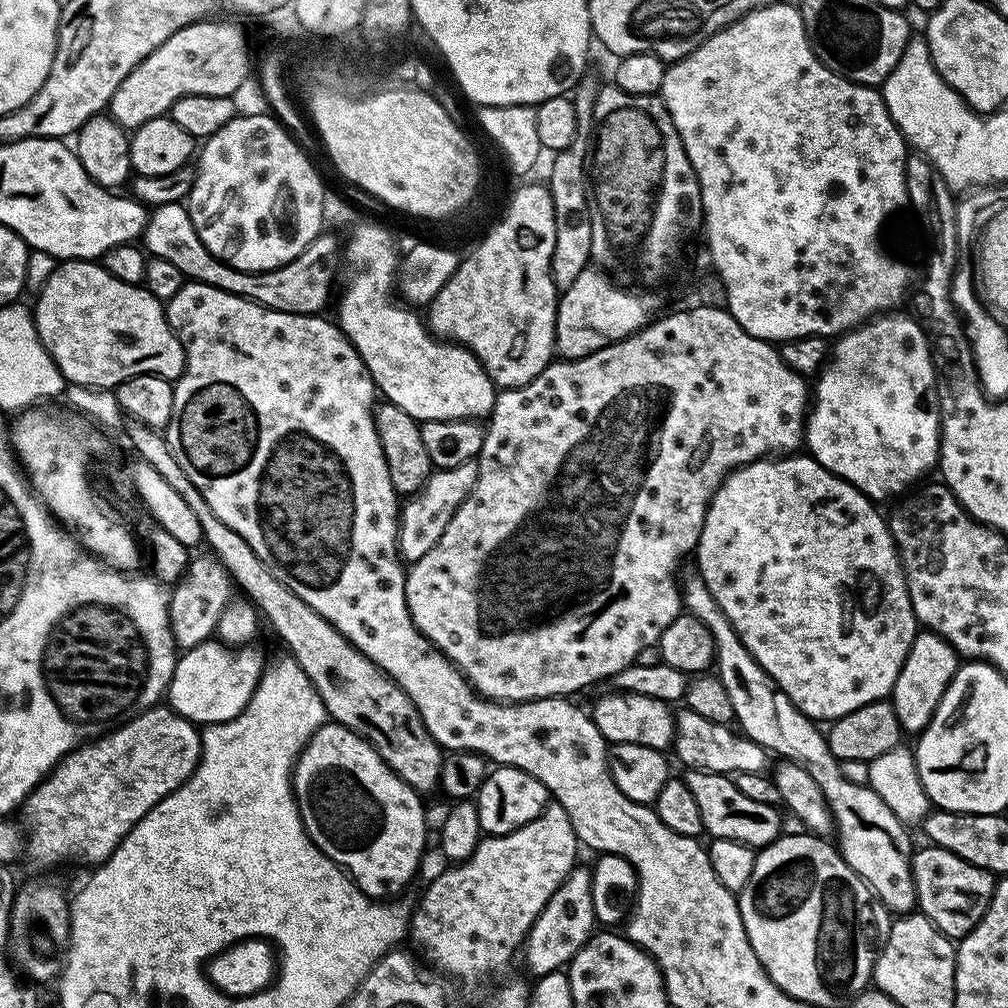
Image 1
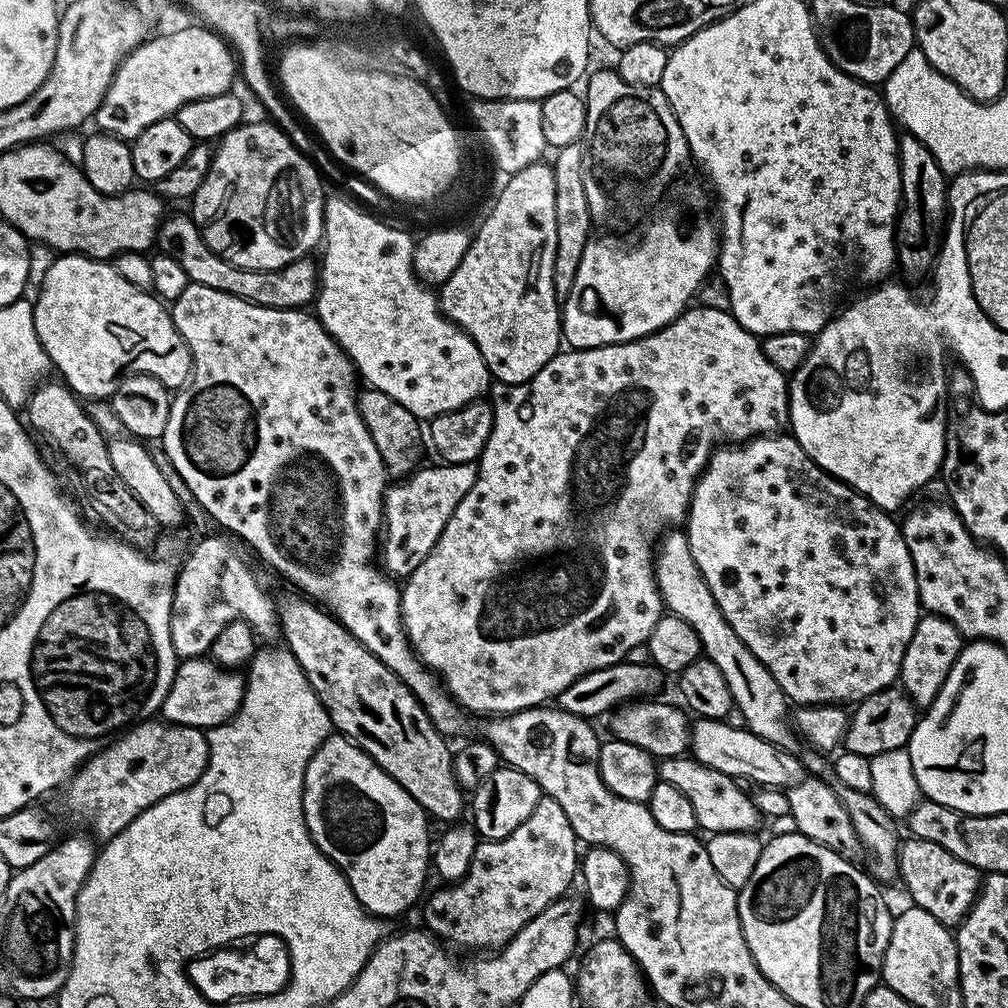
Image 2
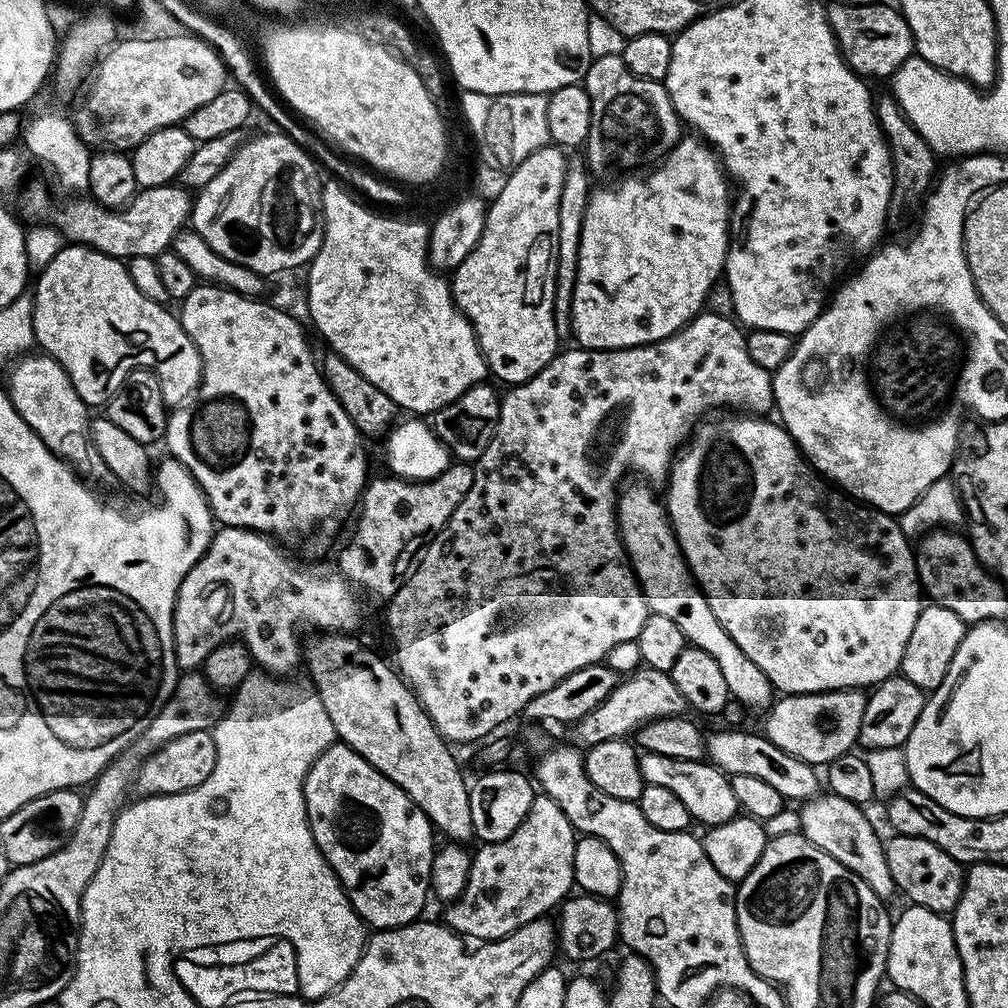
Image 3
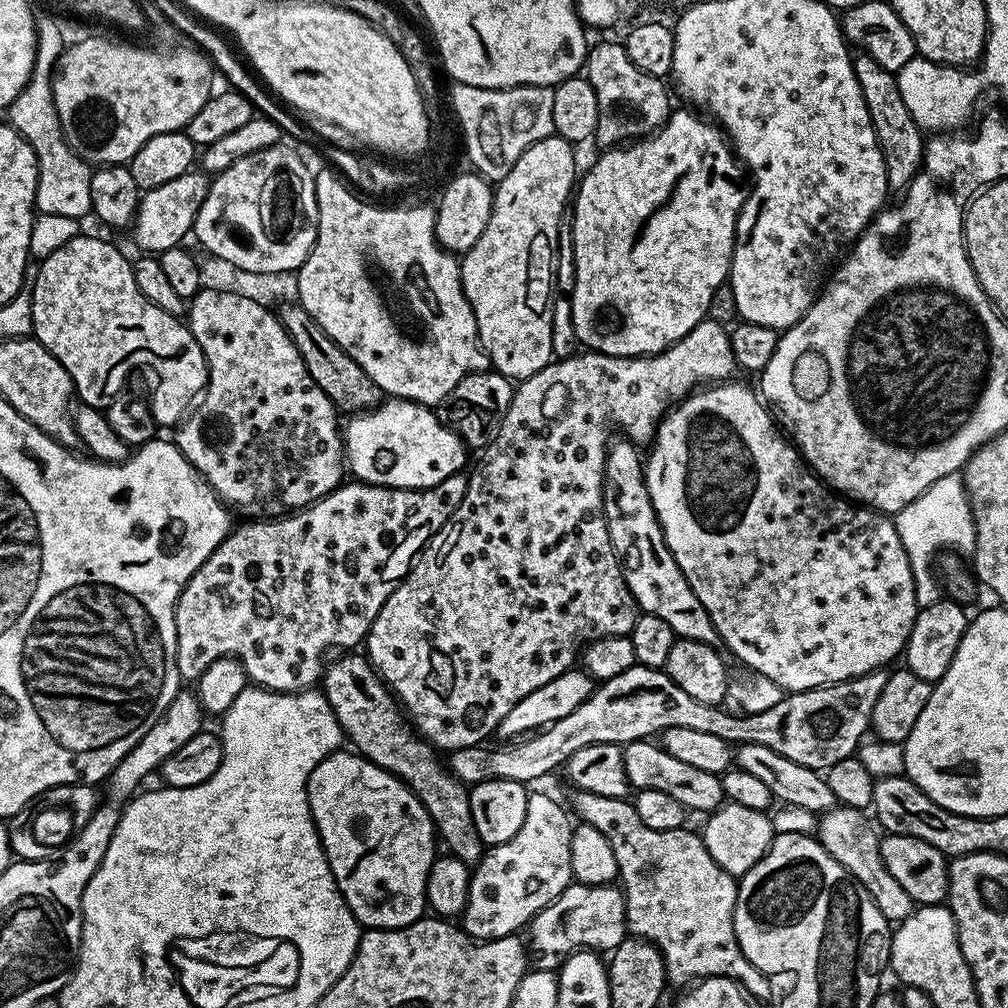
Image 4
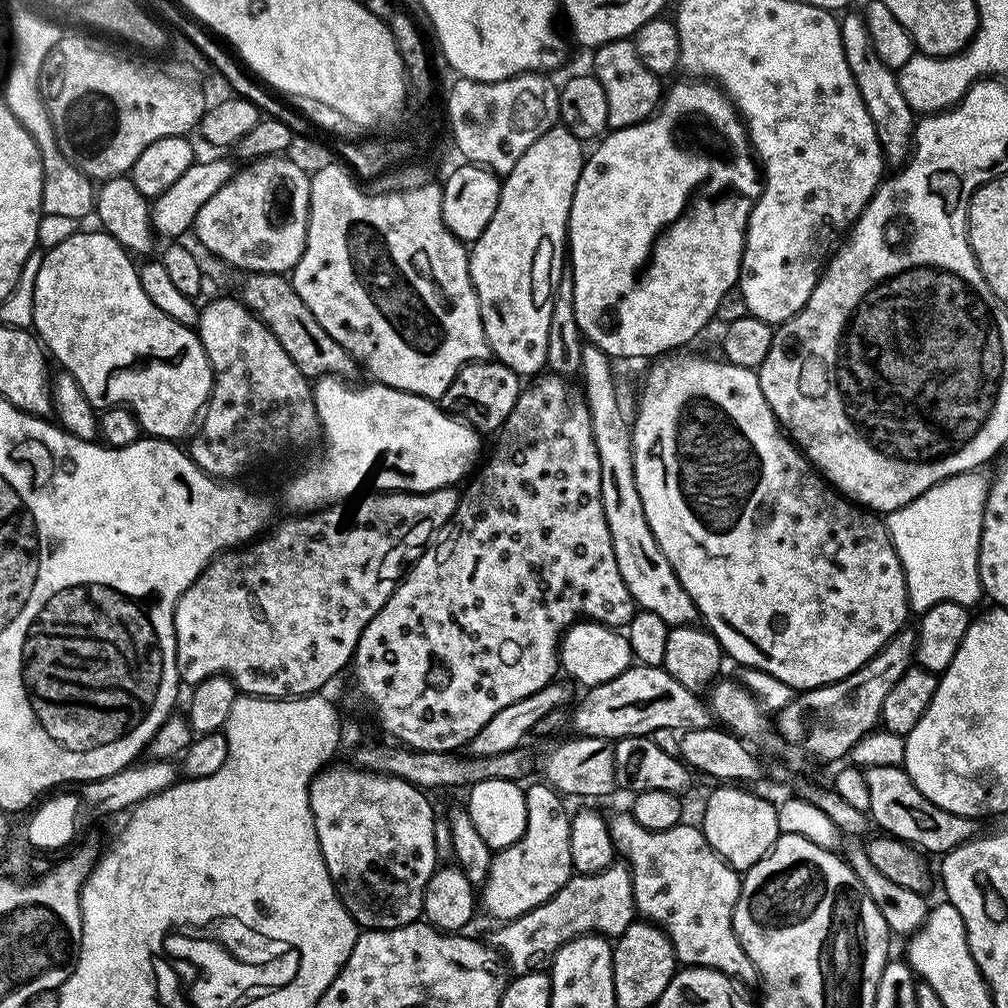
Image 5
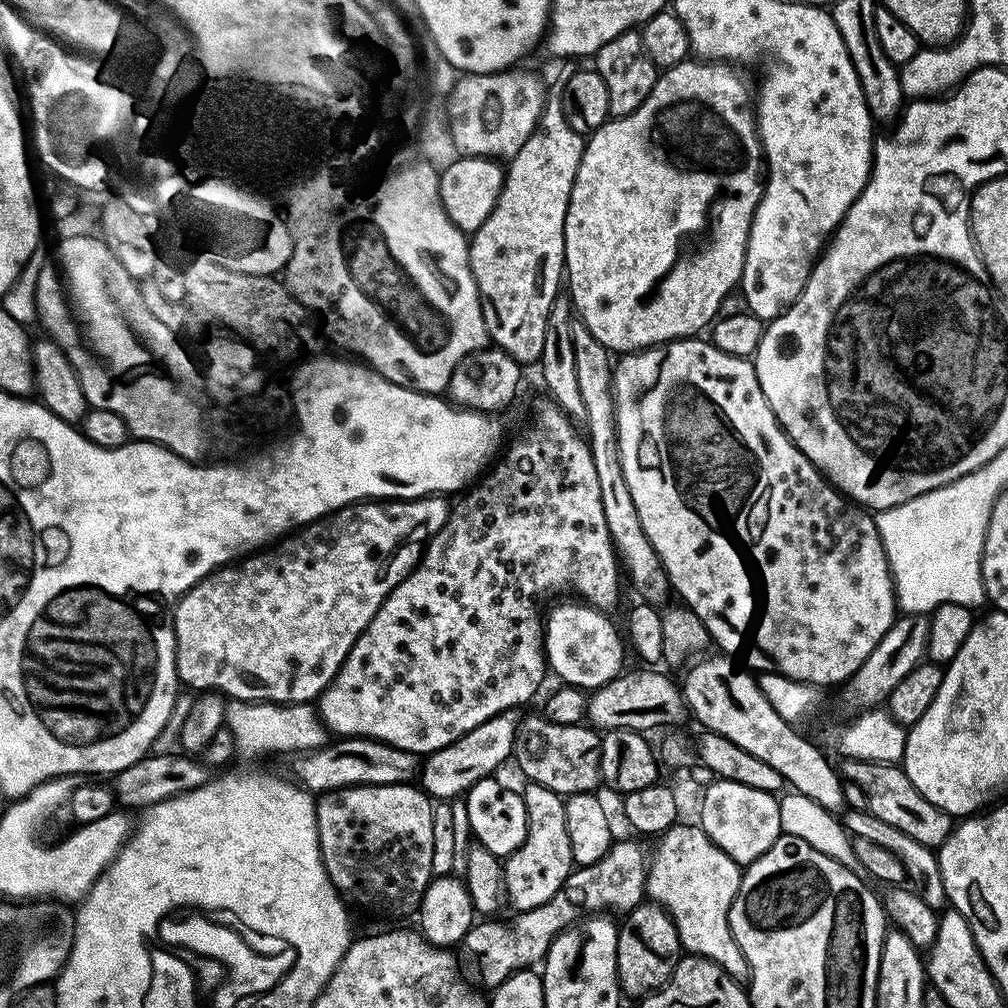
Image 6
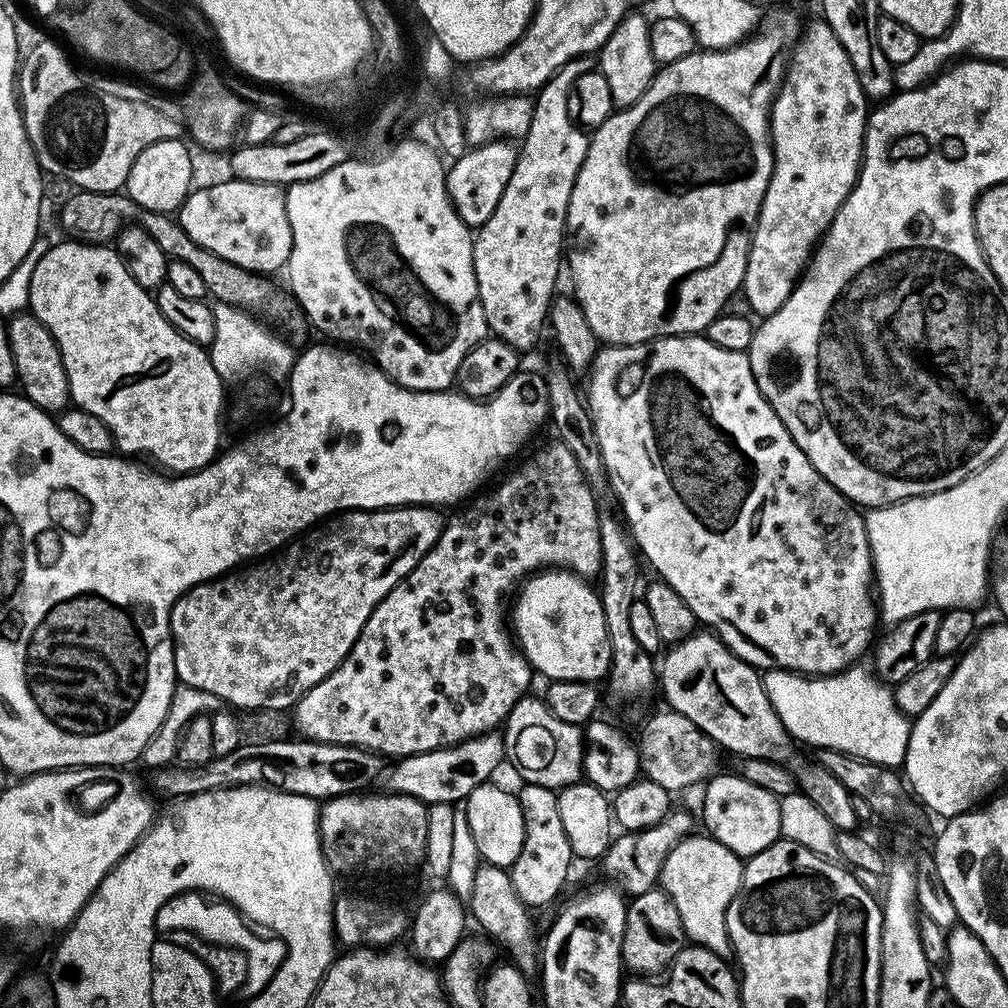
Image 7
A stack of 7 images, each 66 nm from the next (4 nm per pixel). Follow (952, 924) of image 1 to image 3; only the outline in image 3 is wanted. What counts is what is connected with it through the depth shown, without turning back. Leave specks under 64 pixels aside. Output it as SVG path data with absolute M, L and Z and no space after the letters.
M892 834L889 837L884 845L884 853L886 866L890 866L890 874L897 889L901 893L905 892L915 907L929 908L941 914L955 912L964 889L965 869L962 865L954 858L950 858L946 850L934 846L934 842L926 842L926 838L899 834Z

